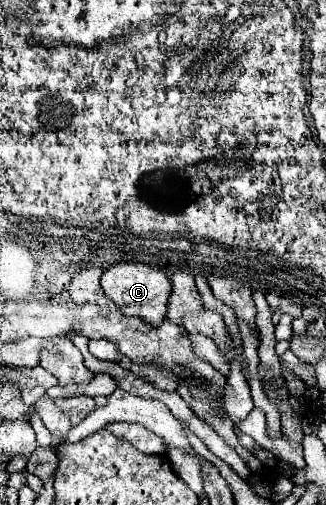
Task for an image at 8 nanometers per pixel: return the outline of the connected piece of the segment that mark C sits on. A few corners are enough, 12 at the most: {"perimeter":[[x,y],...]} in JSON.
{"perimeter":[[116,263],[104,293],[150,325],[166,317],[172,285],[162,269]]}

